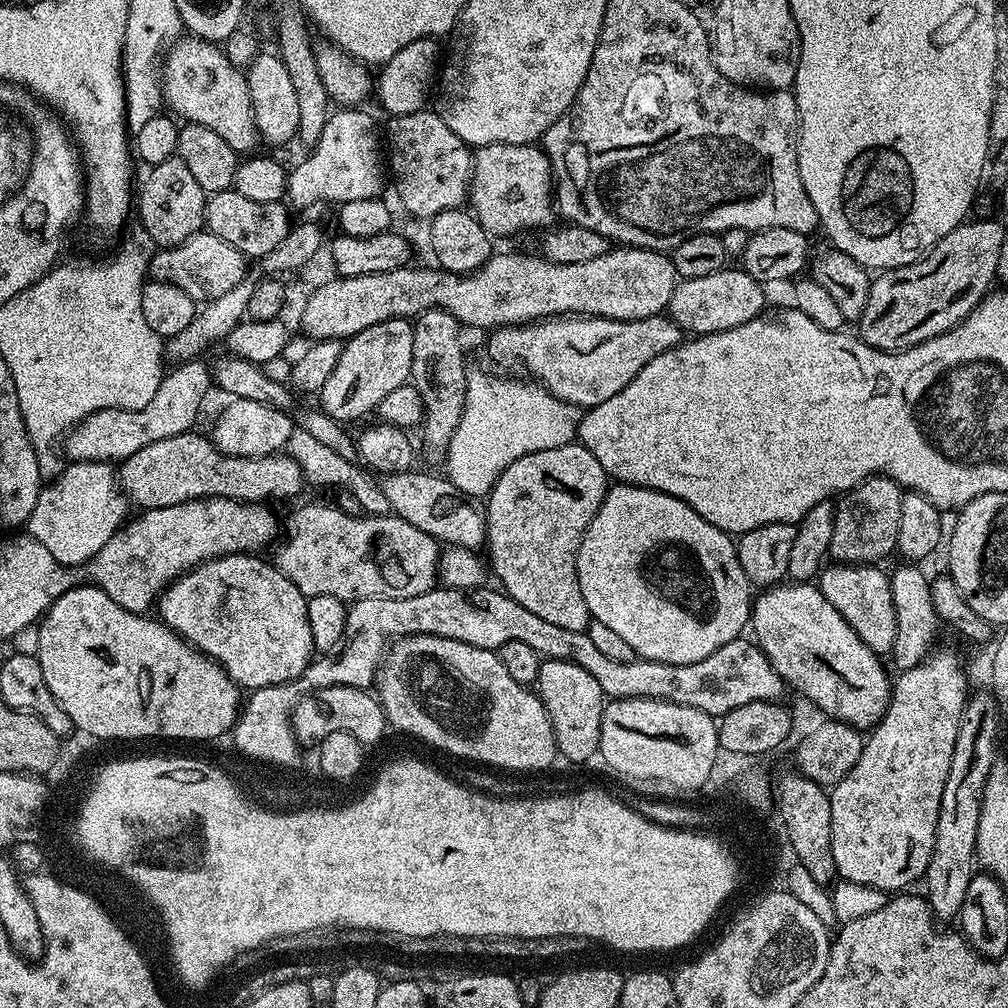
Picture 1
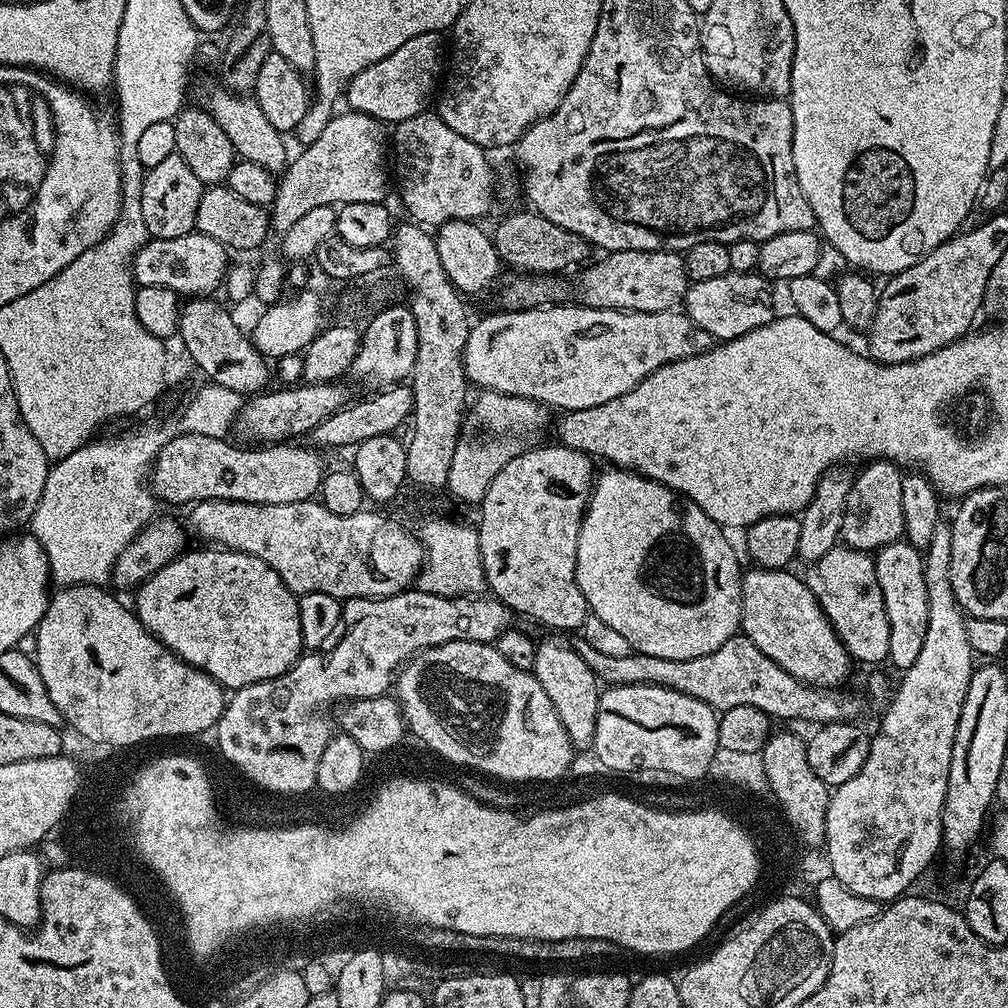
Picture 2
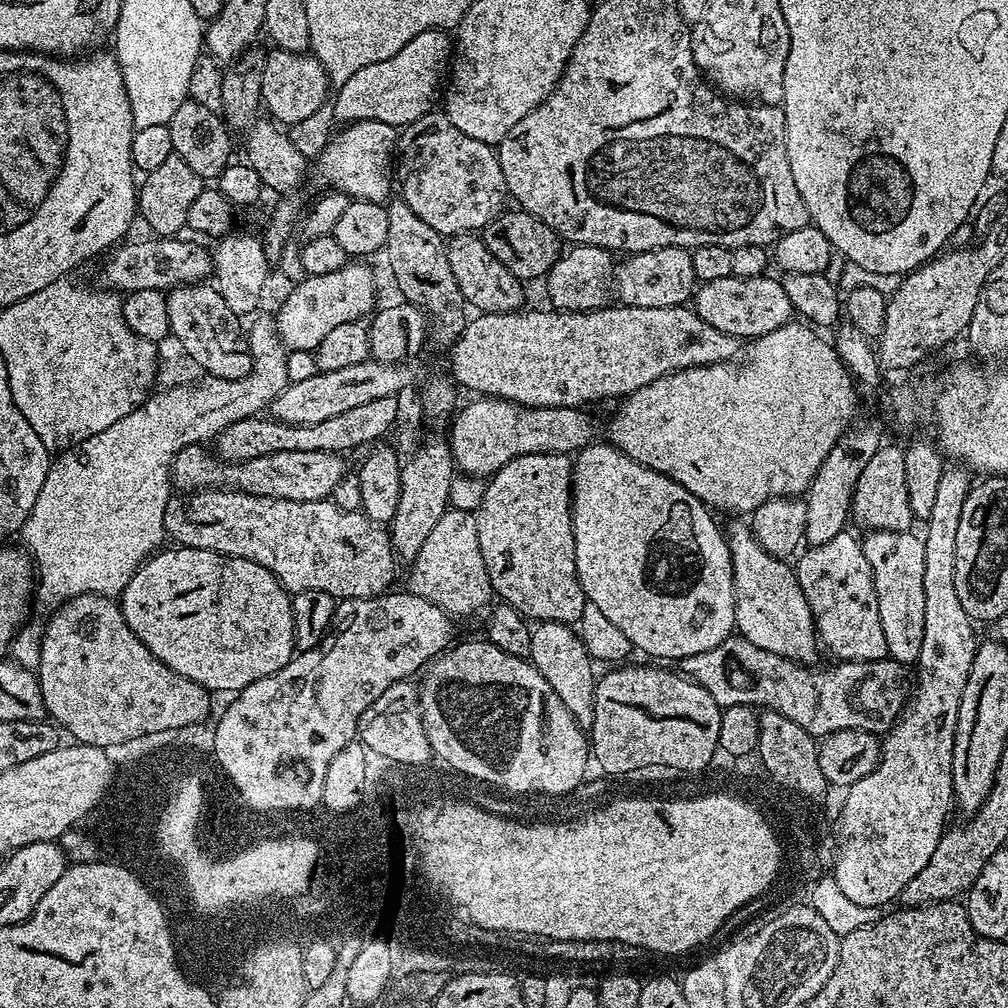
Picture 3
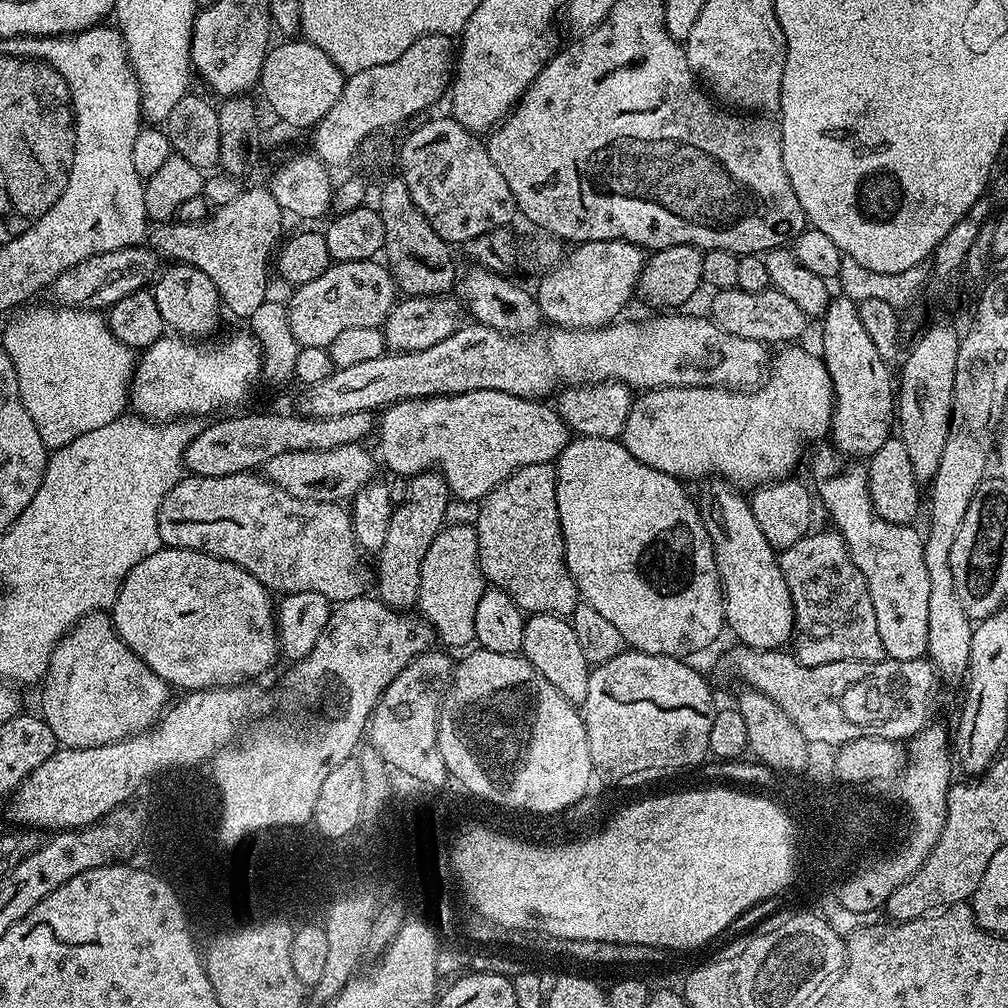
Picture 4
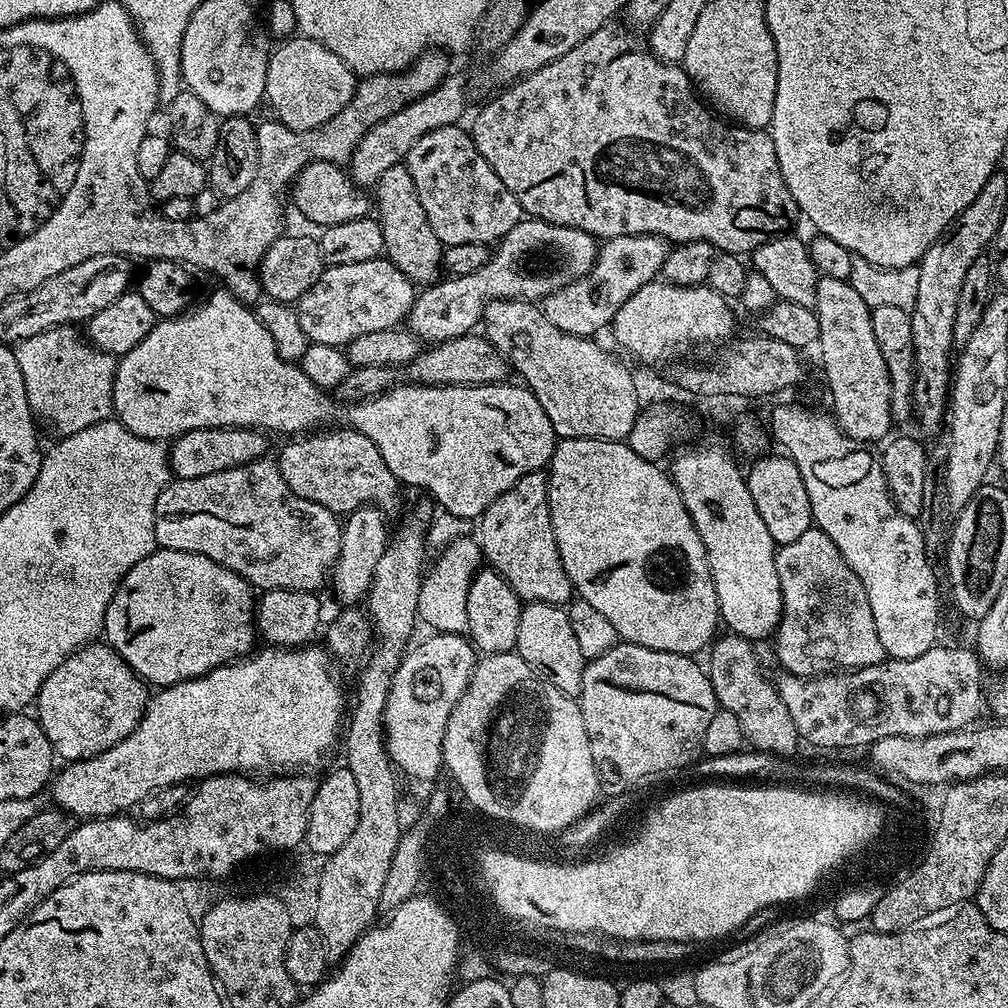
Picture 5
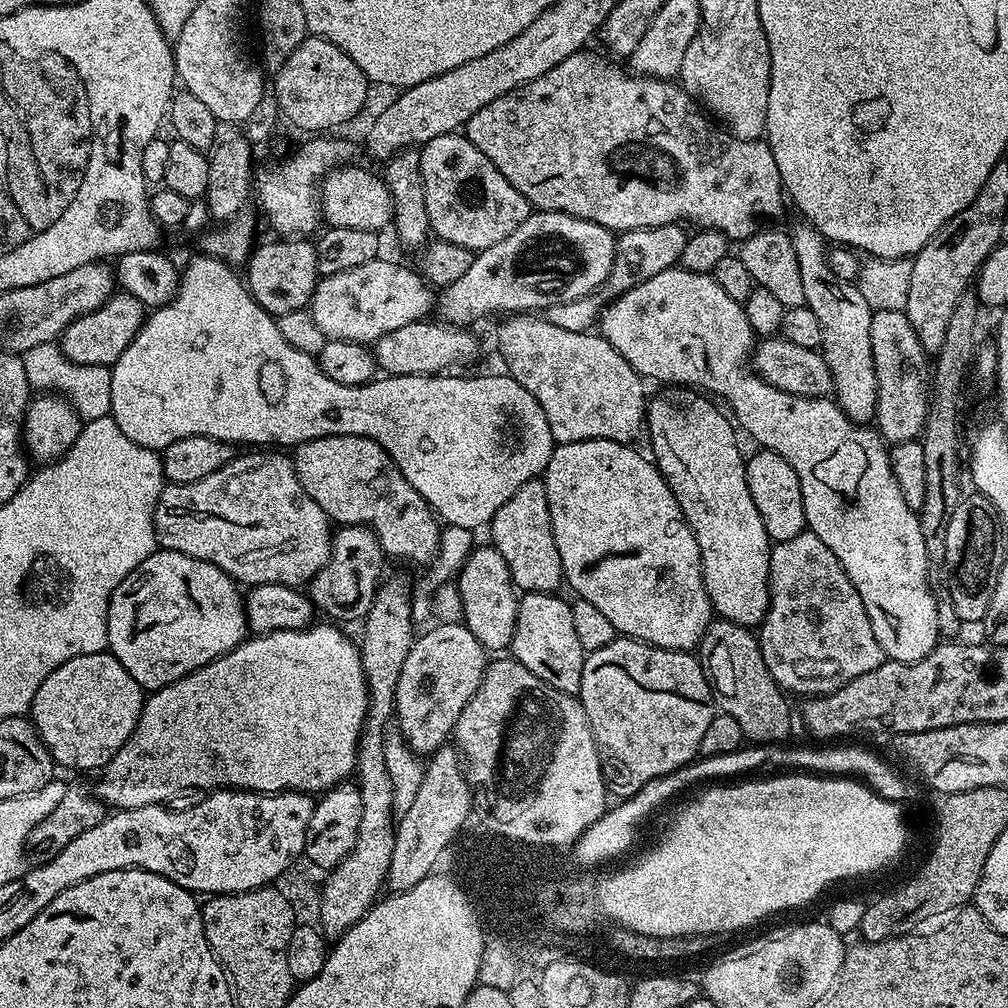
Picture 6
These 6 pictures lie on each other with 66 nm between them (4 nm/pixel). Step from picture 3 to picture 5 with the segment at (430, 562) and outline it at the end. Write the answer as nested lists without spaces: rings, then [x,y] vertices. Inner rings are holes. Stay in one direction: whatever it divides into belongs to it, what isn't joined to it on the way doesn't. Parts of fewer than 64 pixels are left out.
[[[458,538],[450,543],[442,552],[434,566],[429,567],[425,577],[421,580],[417,617],[419,621],[431,628],[431,631],[442,633],[458,633],[463,635],[469,626],[467,611],[467,597],[470,582],[480,570],[483,561],[483,552],[479,541],[470,538]]]

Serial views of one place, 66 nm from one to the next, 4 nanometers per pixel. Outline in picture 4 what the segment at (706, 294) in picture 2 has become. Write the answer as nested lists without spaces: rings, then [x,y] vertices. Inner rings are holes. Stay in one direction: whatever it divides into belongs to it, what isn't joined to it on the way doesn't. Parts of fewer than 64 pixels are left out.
[[[769,286],[761,292],[747,292],[741,288],[721,288],[712,300],[711,319],[720,325],[720,329],[730,334],[738,334],[738,338],[750,338],[769,346],[786,346],[796,342],[810,324],[809,316],[786,294]]]

